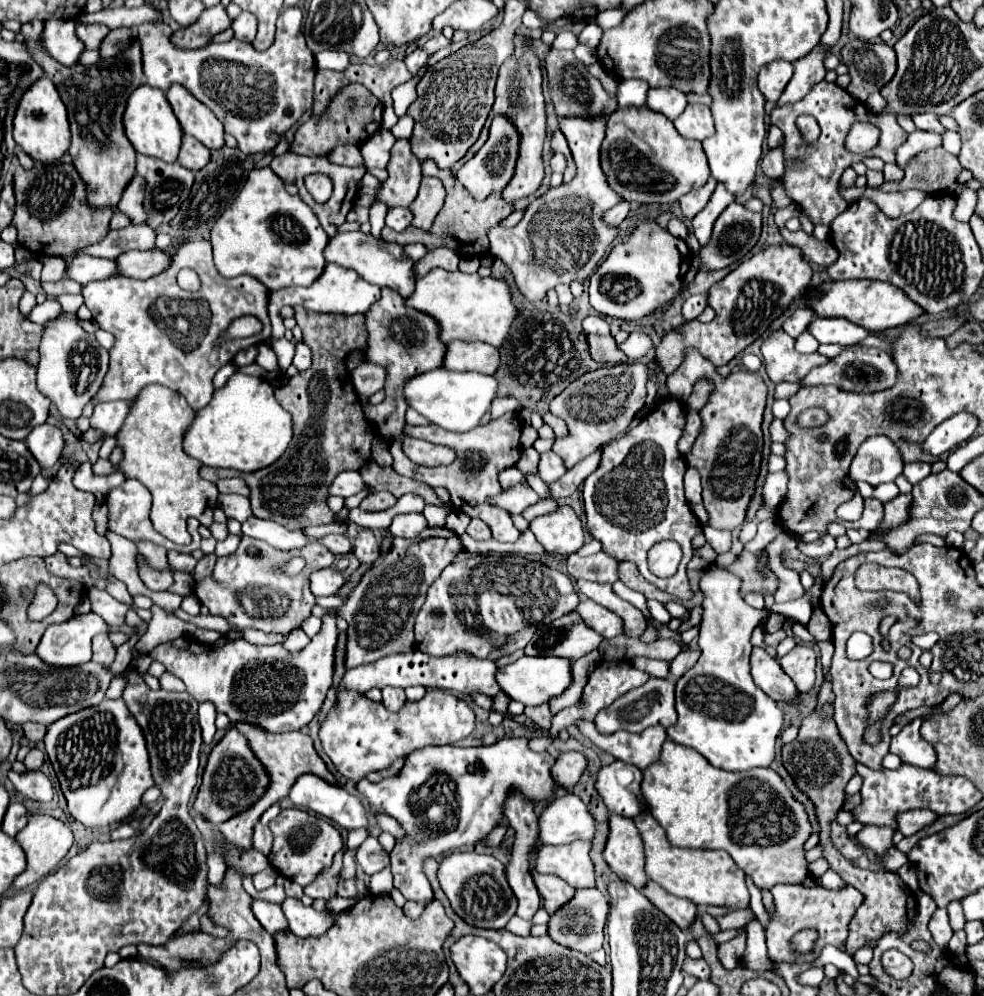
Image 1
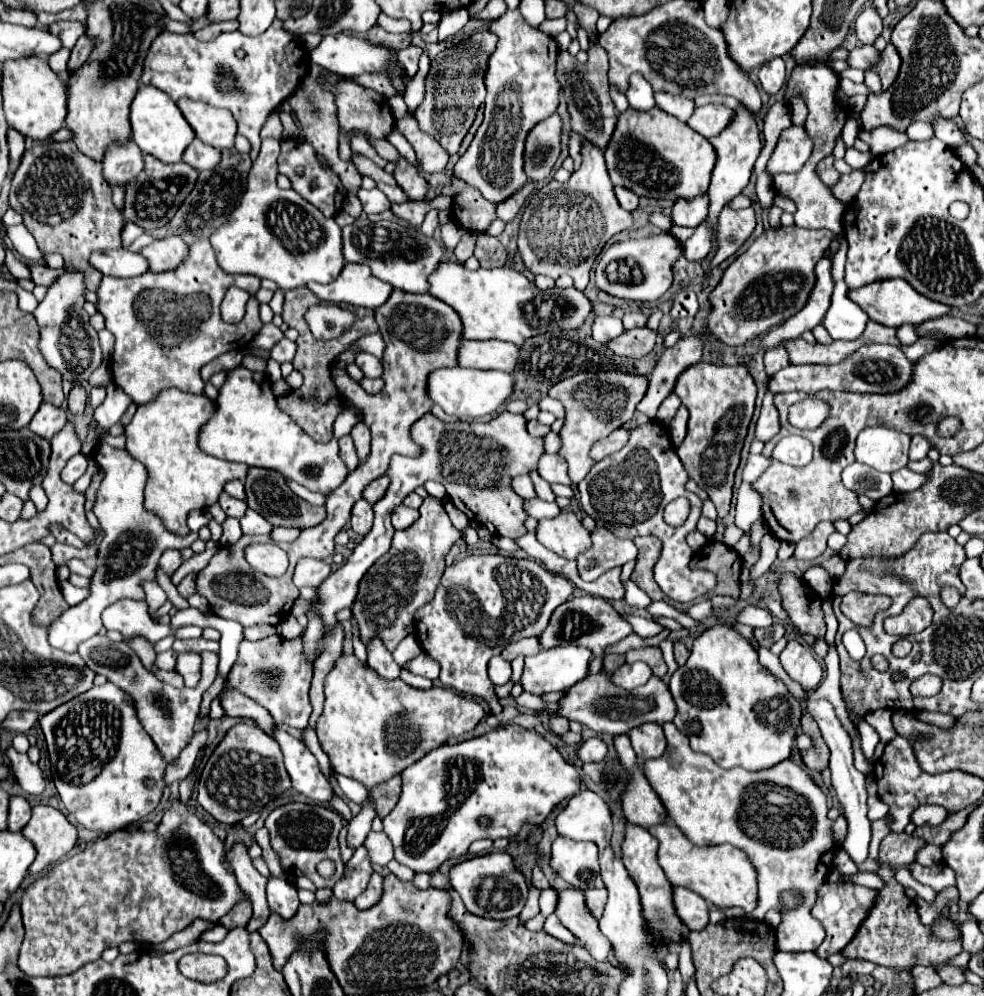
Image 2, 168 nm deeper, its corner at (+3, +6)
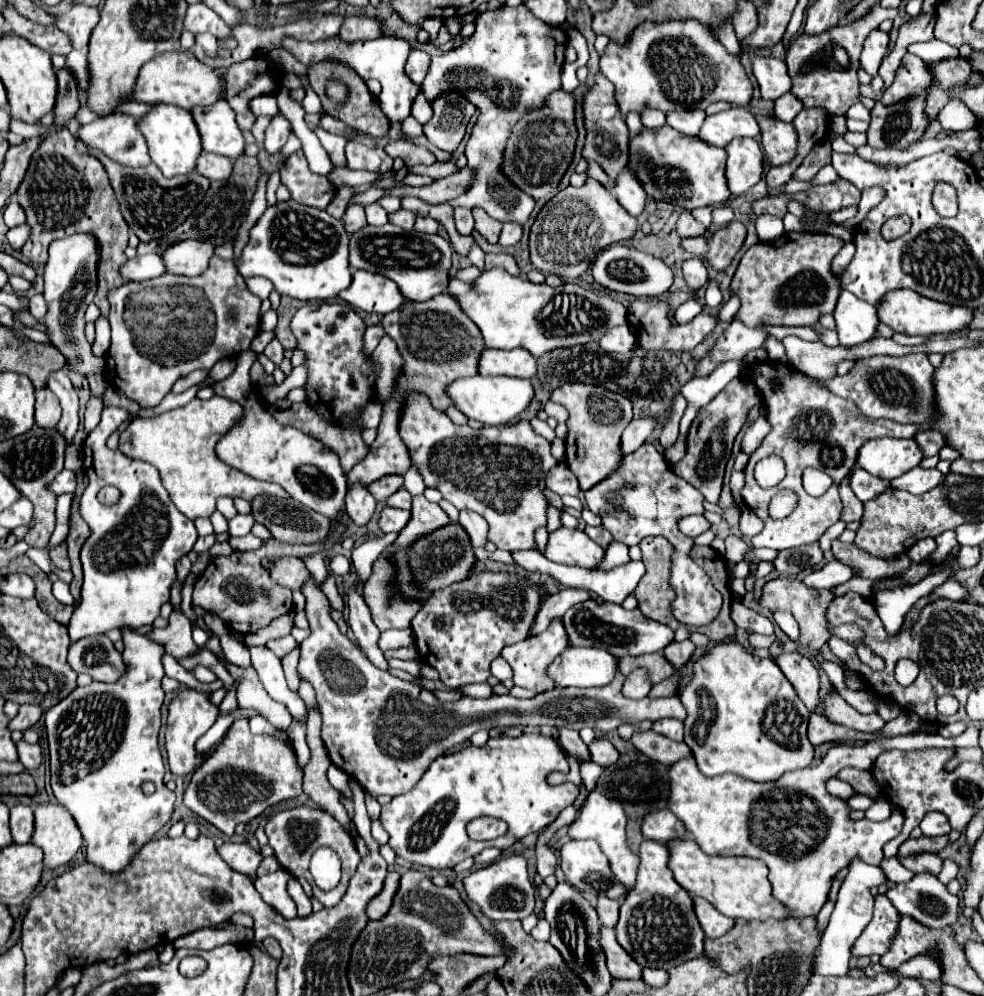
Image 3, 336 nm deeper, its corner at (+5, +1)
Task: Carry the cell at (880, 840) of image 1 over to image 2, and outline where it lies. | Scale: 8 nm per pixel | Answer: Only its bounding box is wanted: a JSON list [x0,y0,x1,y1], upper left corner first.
[879,833,925,869]

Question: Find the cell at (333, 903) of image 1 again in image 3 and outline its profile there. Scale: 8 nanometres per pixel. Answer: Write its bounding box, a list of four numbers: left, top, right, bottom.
[367,872,401,920]

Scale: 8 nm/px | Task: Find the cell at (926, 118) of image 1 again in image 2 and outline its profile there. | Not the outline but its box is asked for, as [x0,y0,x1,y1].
[931,115,965,147]

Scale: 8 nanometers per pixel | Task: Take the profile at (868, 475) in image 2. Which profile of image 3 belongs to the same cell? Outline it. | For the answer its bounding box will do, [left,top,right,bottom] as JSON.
[851,468,889,502]

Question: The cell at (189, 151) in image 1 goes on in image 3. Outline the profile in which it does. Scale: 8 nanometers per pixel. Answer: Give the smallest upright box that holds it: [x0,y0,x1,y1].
[197,152,231,180]

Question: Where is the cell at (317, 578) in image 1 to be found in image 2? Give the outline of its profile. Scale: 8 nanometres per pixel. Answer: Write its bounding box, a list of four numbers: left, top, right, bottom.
[293,559,331,587]

